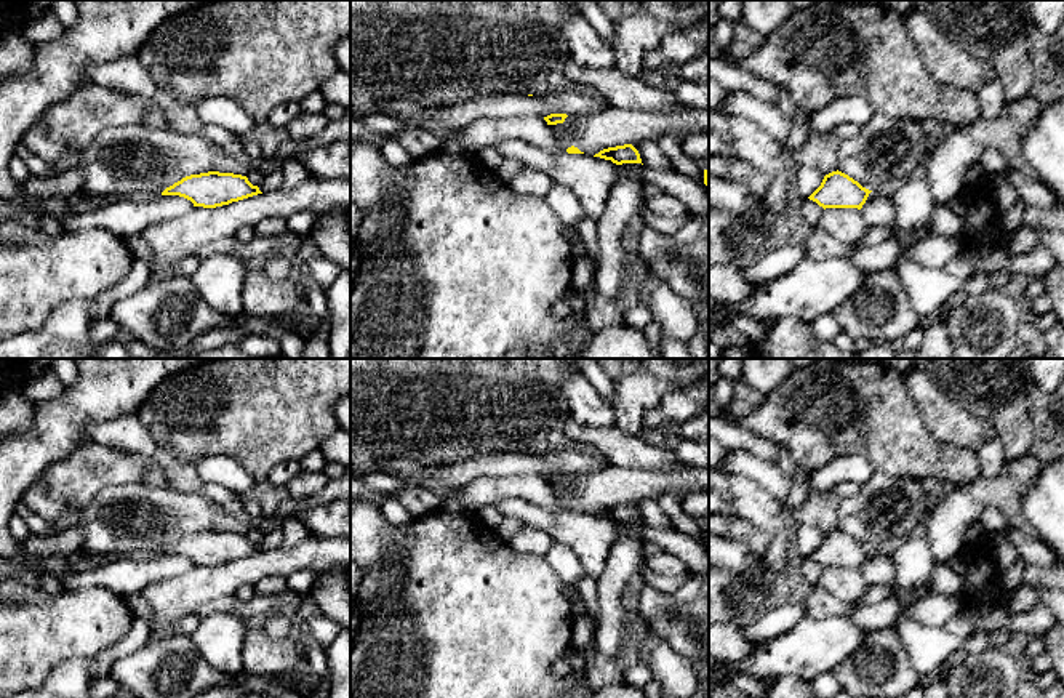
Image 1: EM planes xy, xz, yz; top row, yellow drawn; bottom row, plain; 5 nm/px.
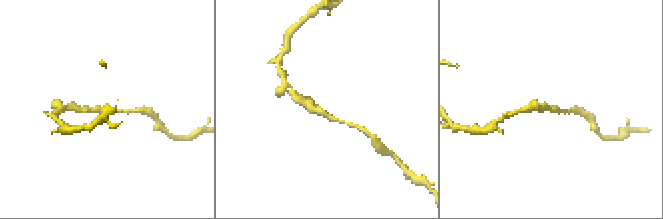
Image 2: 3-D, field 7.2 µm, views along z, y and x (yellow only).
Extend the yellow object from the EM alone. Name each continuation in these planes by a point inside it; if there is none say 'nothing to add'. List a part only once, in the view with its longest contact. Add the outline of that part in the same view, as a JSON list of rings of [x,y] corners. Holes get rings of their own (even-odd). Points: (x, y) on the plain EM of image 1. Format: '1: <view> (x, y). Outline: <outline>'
nothing to add

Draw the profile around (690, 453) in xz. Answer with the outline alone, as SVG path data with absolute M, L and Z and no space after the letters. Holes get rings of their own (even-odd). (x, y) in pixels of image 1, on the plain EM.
M683 439L675 448L672 448L677 459L688 467L707 467L709 469L709 440L693 442Z

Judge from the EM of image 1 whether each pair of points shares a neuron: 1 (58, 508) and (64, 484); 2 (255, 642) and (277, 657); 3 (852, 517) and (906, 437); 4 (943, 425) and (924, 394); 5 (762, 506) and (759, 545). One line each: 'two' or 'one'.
1: two
2: one
3: two
4: one
5: two

